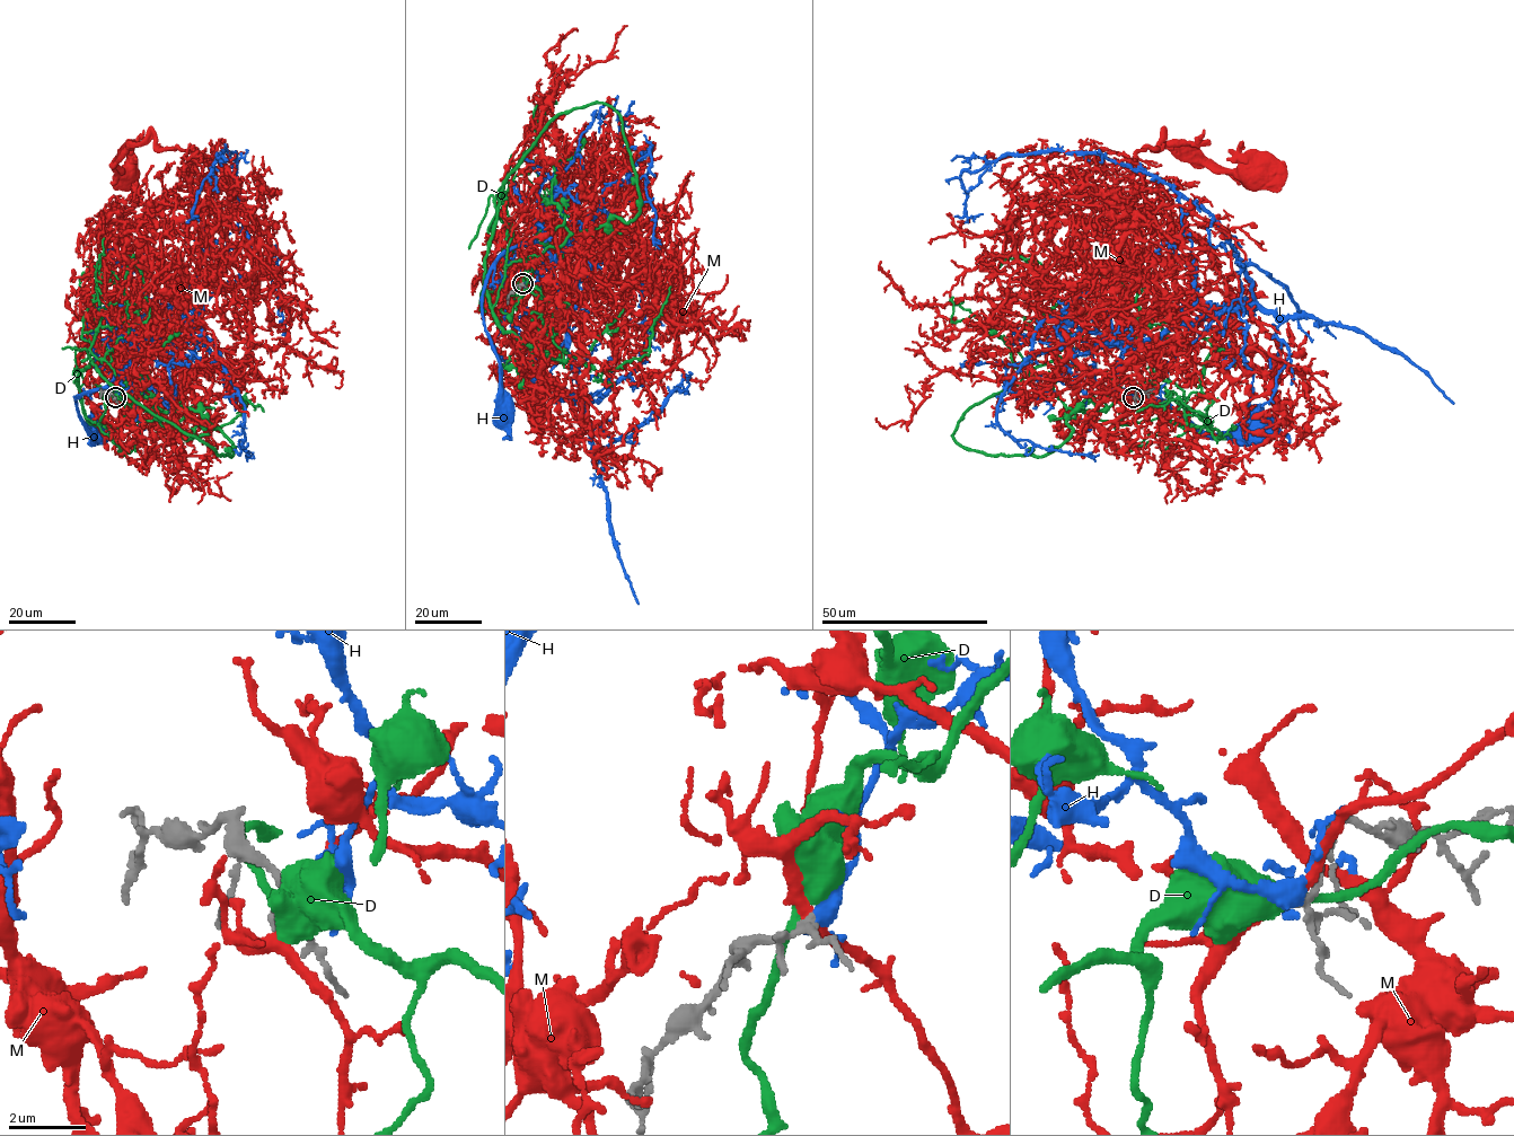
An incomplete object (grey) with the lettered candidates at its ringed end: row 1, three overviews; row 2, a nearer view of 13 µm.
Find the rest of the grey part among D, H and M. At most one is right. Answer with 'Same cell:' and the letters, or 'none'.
Same cell: H

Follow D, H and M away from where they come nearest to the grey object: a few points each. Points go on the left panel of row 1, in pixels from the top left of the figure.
D: (114, 397), (197, 411), (220, 456), (90, 361), (78, 375), (94, 423), (185, 439), (264, 411)
H: (116, 397), (129, 337), (138, 334), (144, 343), (116, 376), (75, 401), (91, 433), (98, 425)
M: (115, 396), (177, 386), (174, 319), (222, 264), (211, 167), (147, 138), (117, 159), (128, 176)

